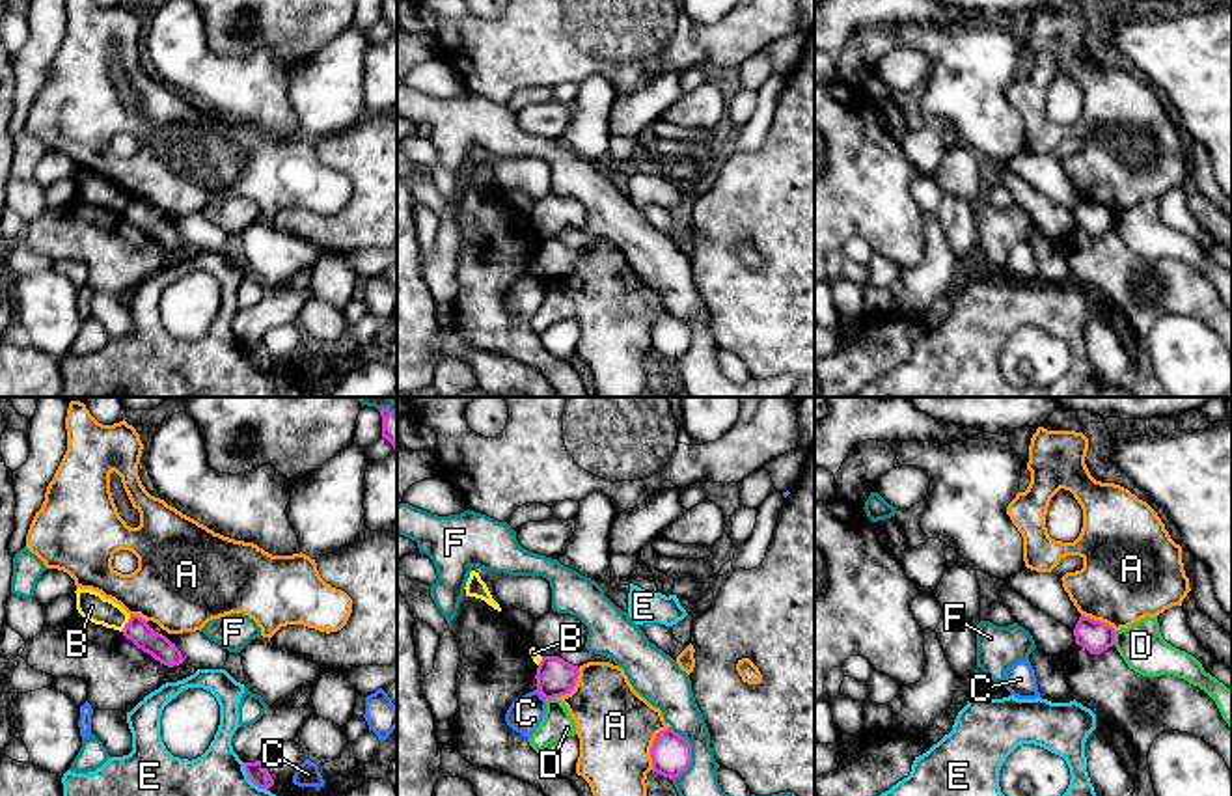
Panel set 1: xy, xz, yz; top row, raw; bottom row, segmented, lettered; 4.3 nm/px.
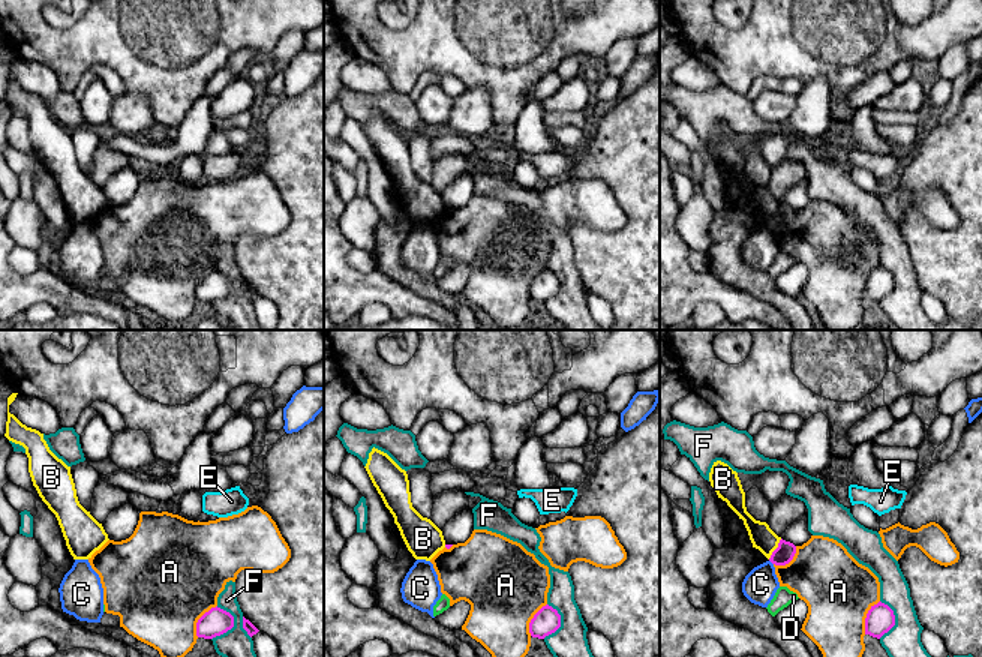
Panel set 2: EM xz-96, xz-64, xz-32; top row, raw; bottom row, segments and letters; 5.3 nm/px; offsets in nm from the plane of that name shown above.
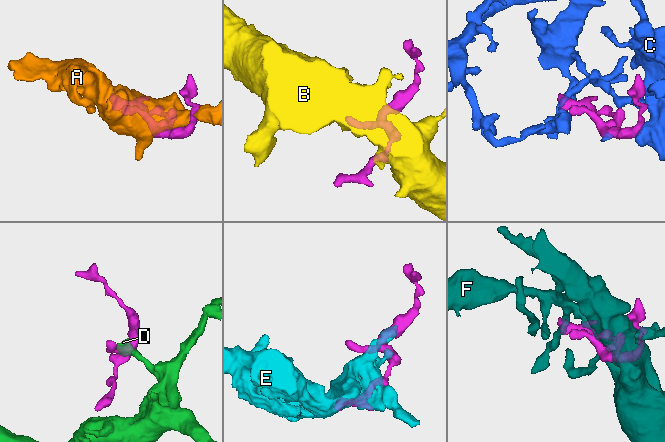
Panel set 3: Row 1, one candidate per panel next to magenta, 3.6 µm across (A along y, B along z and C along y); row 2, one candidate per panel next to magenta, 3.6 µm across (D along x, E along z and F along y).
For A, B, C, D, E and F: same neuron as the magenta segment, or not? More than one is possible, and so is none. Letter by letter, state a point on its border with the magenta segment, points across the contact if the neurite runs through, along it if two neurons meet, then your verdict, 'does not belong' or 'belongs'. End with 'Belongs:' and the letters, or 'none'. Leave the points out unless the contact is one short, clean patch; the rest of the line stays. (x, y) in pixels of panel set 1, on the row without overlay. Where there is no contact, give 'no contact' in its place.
A: contact xz (653, 329); does not belong
B: contact xy (127, 205); border xy (131, 198), (120, 213); does not belong
C: contact xz (539, 274); border xz (537, 271), (545, 282); does not belong
D: contact yz (1113, 220); border yz (1113, 213), (1115, 226); does not belong
E: contact xy (250, 362); does not belong
F: contact xz (690, 336); does not belong
Belongs: none

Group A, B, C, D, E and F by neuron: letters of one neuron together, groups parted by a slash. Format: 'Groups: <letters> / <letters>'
Groups: A / B / C / D / E / F

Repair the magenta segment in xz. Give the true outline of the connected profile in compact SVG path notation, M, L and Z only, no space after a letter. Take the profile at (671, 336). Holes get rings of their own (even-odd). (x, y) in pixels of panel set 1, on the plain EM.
M669 309L656 317L650 330L650 341L652 354L675 362L688 352L691 345L691 328Z

